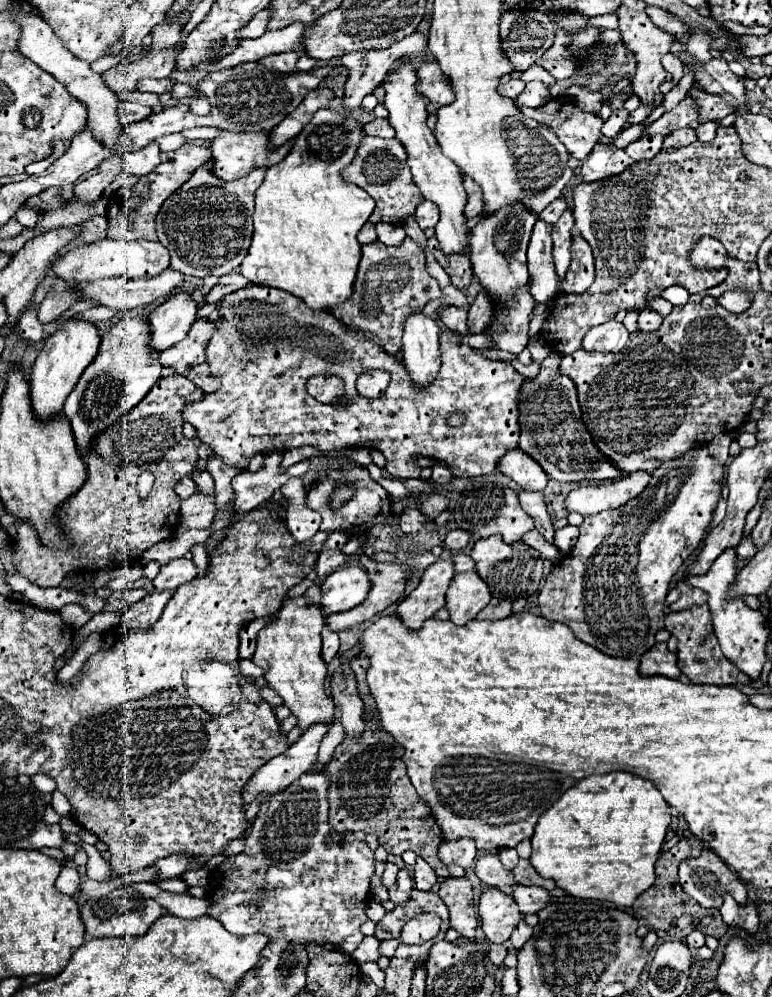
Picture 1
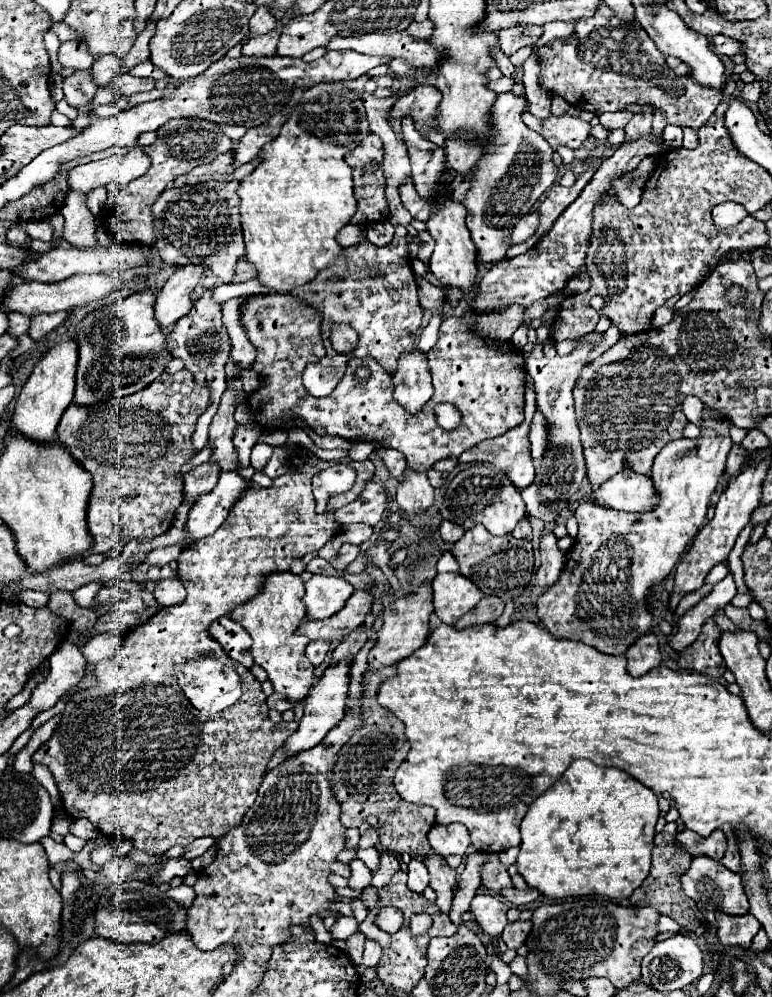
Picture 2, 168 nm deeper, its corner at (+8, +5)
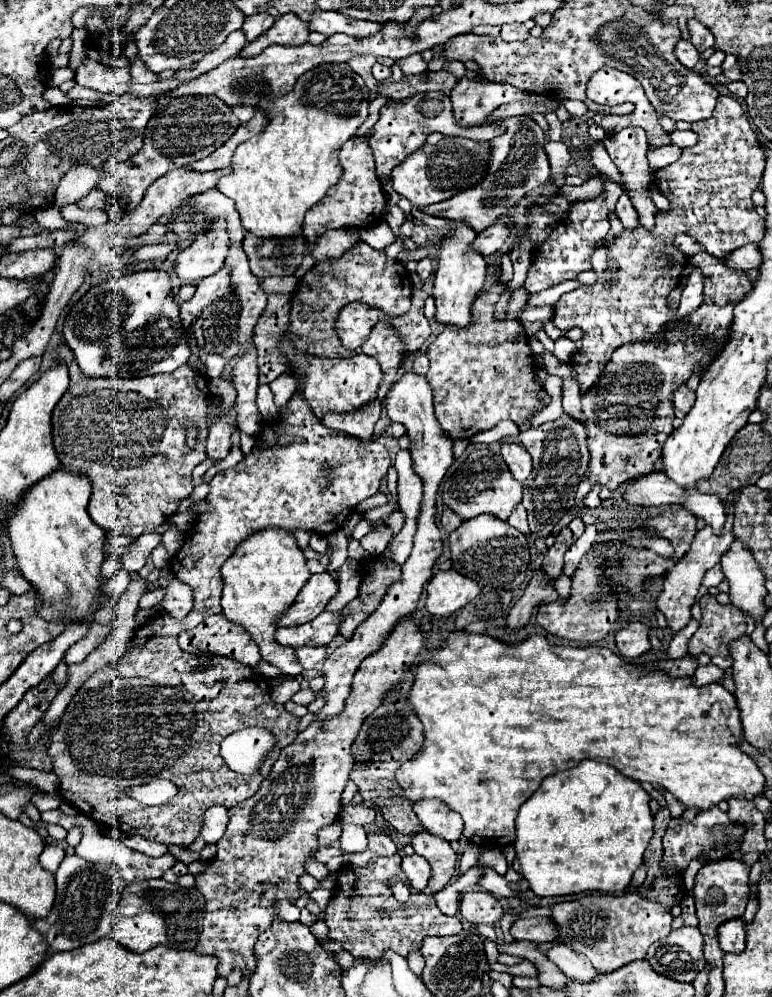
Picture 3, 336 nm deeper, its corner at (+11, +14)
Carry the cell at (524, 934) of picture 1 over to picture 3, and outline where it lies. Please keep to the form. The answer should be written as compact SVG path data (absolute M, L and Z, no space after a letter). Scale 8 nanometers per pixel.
M529 917L529 919L517 919L511 925L511 937L517 941L553 941L555 939L555 927L545 917Z

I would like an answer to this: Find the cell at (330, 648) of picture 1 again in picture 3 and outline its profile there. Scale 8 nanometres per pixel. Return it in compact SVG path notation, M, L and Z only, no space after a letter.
M325 645L297 647L297 659L303 665L303 669L313 669L321 659L325 659L325 655L327 655L327 647Z

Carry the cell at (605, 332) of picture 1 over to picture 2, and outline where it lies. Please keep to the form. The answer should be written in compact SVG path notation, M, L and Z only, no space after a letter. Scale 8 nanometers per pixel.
M586 334L584 340L580 340L578 348L568 356L556 356L556 358L534 358L530 356L526 360L526 370L536 382L536 404L542 412L548 428L548 446L542 458L542 466L532 482L532 486L522 490L522 498L526 502L526 514L530 518L538 518L542 522L554 522L560 510L550 510L550 504L554 502L570 502L572 496L578 492L582 480L586 478L586 460L582 454L582 444L578 436L578 424L574 414L574 400L572 400L572 388L578 380L578 374L584 366L584 360L588 352L598 344L602 334Z

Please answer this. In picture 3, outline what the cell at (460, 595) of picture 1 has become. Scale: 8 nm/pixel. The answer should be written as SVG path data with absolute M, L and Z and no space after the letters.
M455 569L437 571L427 583L427 611L435 617L449 617L479 595L481 587Z

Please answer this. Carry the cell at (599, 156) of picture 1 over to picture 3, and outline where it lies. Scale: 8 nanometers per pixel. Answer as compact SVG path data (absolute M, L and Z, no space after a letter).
M621 195L621 197L619 197L617 207L615 207L615 213L619 215L619 219L621 219L621 223L623 223L625 229L633 229L635 225L639 225L639 221L637 221L637 211L635 211L635 207L631 205L631 199L629 199L627 195Z

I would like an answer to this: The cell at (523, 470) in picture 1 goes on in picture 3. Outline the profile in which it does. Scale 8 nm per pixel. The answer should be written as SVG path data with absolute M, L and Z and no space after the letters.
M503 443L501 445L501 457L505 459L509 471L517 481L525 481L531 473L531 455L527 449L519 443Z

